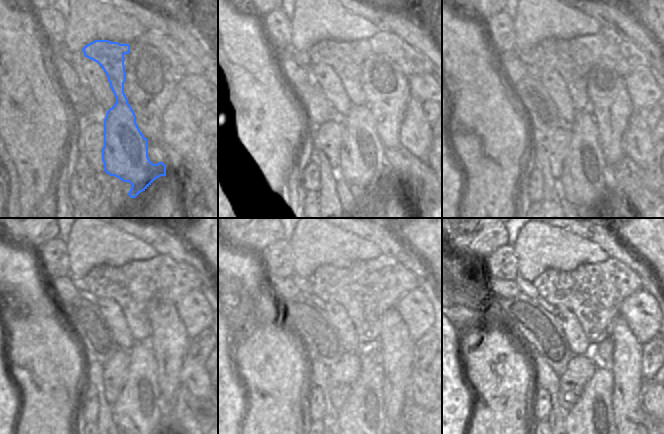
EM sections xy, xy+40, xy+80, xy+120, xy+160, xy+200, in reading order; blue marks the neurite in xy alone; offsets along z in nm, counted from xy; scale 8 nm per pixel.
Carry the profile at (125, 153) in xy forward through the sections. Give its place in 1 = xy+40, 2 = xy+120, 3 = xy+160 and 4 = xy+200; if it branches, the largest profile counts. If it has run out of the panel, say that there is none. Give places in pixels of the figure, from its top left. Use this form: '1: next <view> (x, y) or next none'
1: next xy+40 (362, 159)
2: next xy+120 (136, 412)
3: next xy+160 (362, 419)
4: next xy+200 (590, 421)

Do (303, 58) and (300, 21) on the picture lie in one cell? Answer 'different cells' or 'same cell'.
different cells

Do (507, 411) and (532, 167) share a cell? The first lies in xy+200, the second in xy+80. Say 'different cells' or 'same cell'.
different cells

